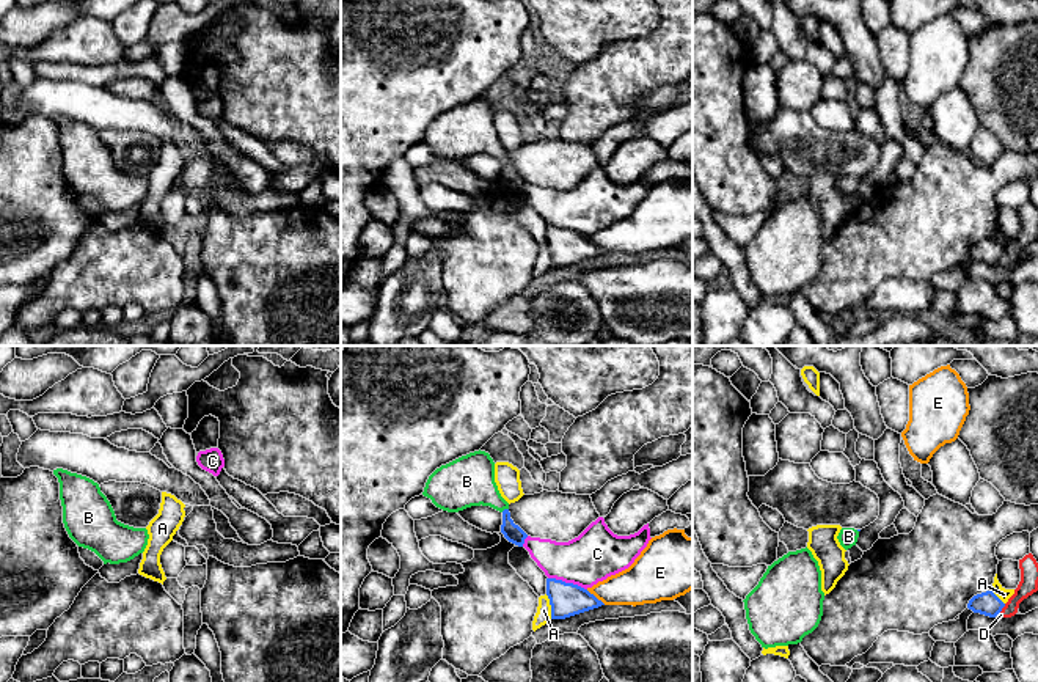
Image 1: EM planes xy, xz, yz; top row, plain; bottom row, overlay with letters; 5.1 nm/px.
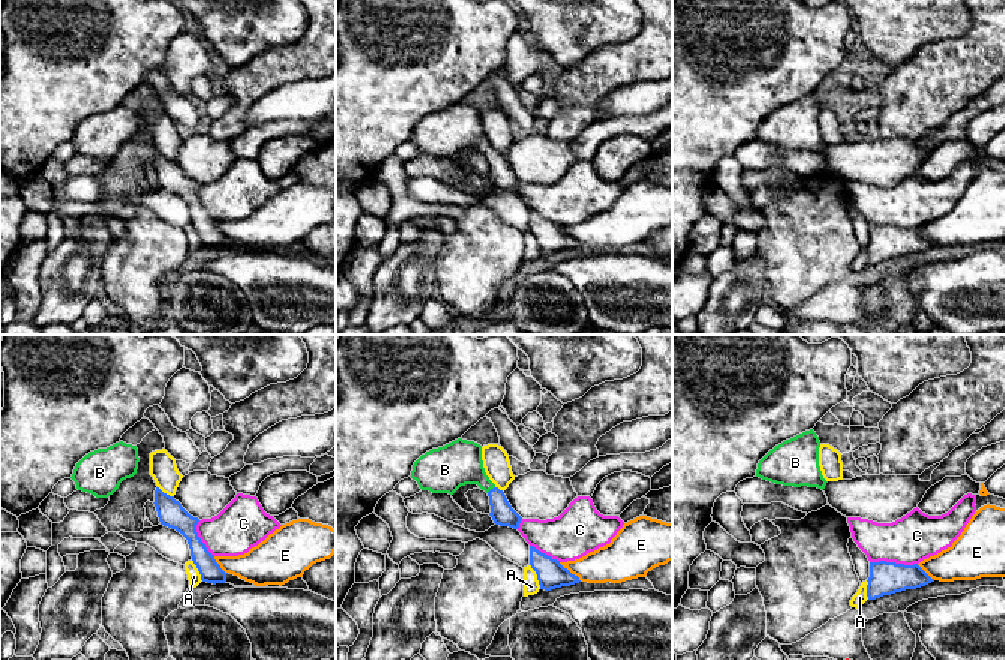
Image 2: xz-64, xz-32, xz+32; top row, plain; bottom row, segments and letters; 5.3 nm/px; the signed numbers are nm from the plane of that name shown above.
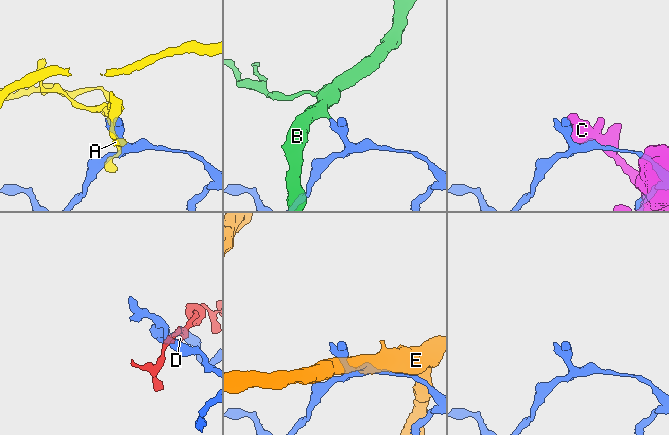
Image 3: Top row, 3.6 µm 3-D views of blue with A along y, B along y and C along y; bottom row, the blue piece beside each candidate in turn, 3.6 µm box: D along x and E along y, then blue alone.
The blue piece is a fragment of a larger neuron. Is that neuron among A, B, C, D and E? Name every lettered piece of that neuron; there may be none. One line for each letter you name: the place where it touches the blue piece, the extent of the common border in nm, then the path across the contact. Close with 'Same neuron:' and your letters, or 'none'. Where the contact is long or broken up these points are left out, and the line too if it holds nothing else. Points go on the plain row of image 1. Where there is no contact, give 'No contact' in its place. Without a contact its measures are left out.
B: Touches blue at xz (504, 157). Shared border 40 nm. Path across: xz (512, 181), (508, 176), (504, 157), (482, 137), (467, 129)
Same neuron: B

